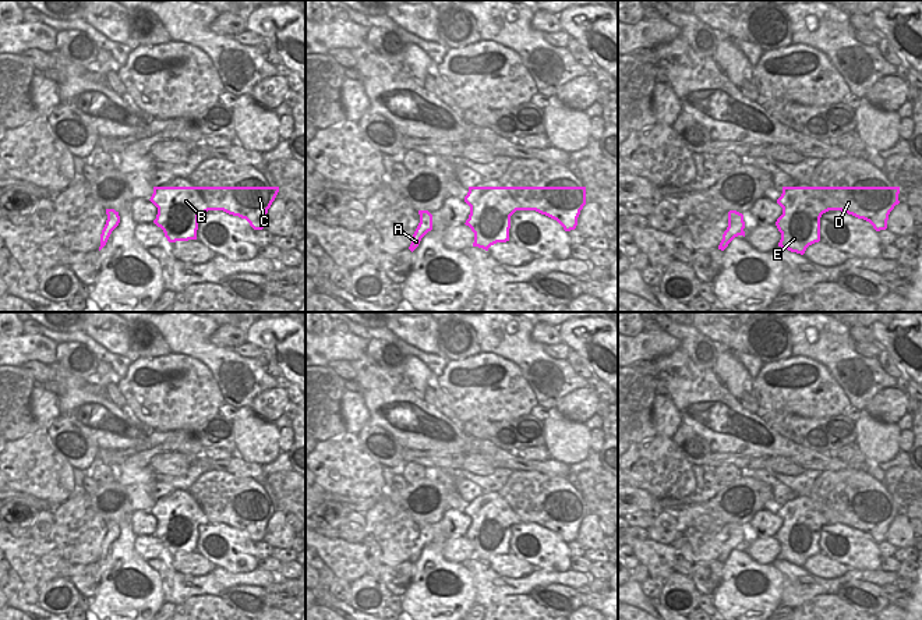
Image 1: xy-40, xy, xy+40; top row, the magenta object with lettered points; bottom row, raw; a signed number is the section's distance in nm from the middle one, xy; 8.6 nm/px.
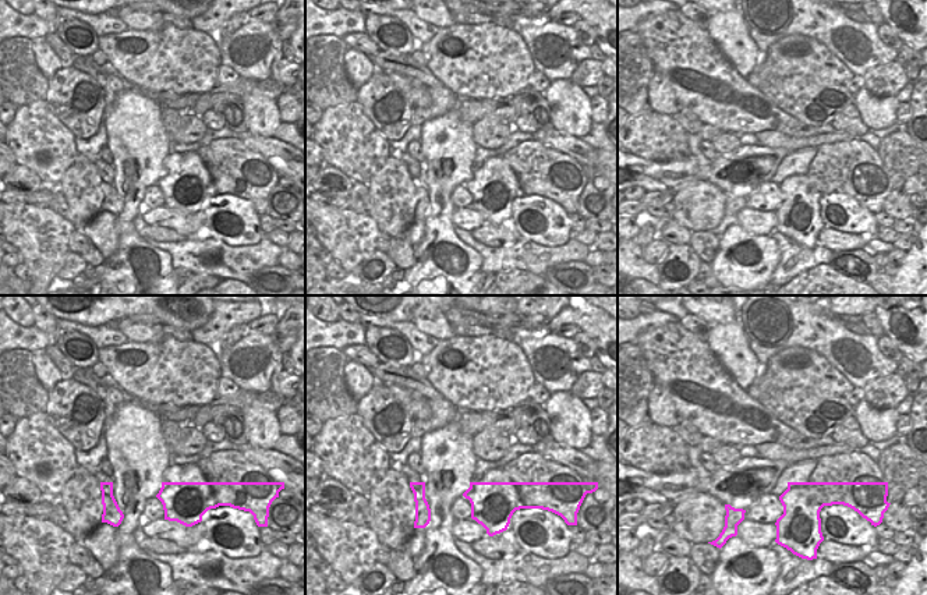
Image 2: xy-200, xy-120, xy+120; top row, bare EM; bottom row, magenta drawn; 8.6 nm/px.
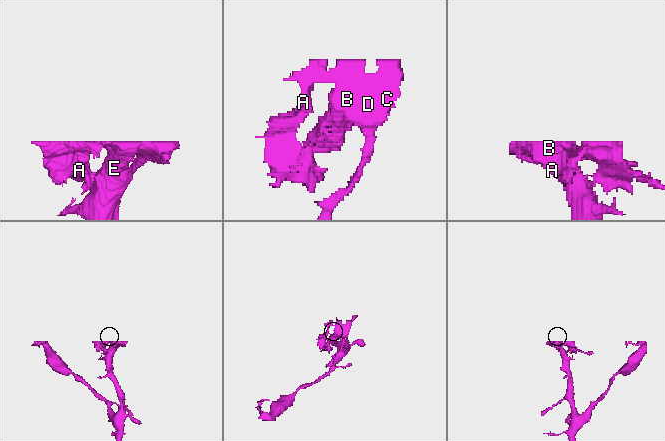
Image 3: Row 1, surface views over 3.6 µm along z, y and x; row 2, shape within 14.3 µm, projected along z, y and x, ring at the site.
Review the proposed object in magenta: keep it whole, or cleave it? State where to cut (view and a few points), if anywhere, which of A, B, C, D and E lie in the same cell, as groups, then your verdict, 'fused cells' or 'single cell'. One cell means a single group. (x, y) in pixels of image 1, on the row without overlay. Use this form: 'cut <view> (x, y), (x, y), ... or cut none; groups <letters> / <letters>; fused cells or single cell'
cut xy (469, 530), (484, 548), (488, 542), (505, 553); groups A B C D / E; fused cells

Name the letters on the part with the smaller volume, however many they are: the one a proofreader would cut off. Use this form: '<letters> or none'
A, B, C, D

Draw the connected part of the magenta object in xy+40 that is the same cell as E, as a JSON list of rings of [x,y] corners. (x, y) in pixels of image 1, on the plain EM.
[[[783,521],[783,527],[777,531],[776,538],[781,545],[778,559],[791,564],[803,567],[809,557],[819,555],[810,543],[806,548],[803,546],[801,529],[795,528],[791,521]]]

